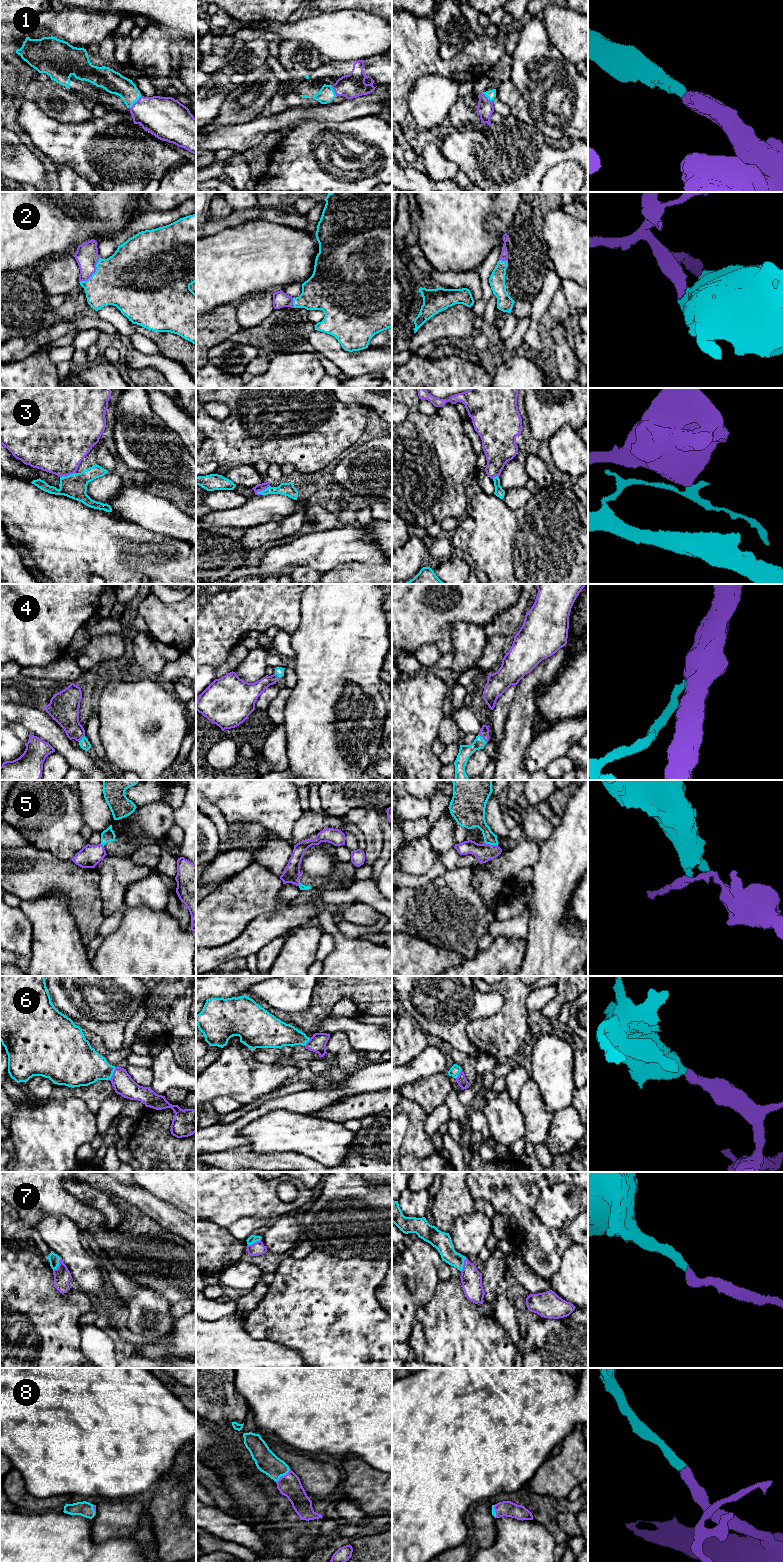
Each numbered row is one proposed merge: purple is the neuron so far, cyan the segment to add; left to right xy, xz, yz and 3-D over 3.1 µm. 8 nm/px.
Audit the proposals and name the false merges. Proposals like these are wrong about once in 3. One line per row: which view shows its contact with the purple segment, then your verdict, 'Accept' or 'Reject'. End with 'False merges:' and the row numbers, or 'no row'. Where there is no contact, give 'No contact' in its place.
1: Touches purple in xy. Accept
2: Touches purple in xy. Accept
3: Touches purple in xz. Reject
4: Touches purple in yz. Accept
5: Touches purple in yz. Reject
6: Touches purple in xy. Accept
7: Touches purple in xy. Accept
8: Touches purple in xz. Accept
False merges: 3, 5

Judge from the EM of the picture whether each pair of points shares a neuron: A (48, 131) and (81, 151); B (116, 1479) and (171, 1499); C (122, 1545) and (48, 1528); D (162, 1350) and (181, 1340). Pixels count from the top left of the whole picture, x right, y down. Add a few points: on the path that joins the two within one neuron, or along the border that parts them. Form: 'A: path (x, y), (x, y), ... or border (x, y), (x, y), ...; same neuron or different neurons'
A: path (56, 139), (64, 144), (73, 145); same neuron
B: border (168, 1472), (152, 1489); different neurons
C: path (104, 1550), (70, 1550), (66, 1546); same neuron
D: path (167, 1350), (176, 1345); same neuron

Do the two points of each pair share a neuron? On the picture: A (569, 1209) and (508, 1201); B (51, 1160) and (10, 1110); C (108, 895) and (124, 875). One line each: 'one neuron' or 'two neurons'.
A: two neurons
B: two neurons
C: one neuron

